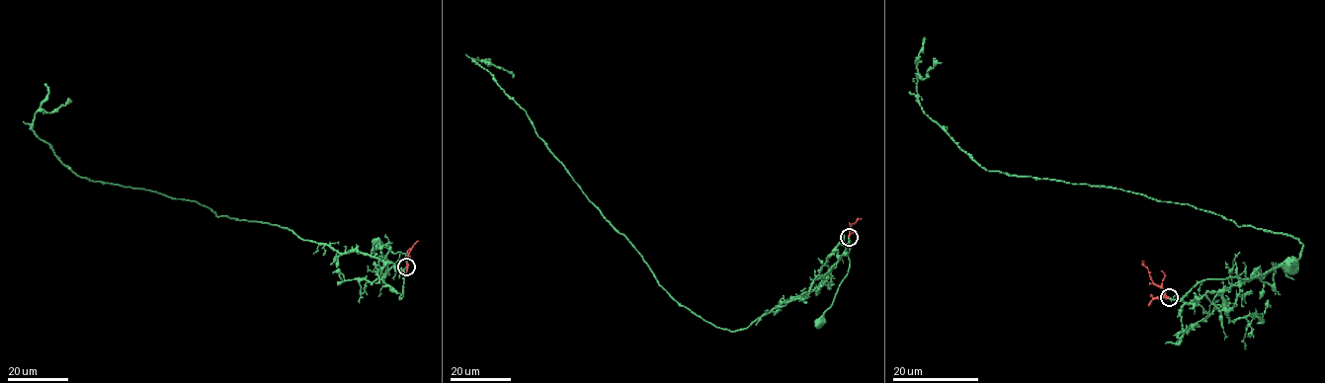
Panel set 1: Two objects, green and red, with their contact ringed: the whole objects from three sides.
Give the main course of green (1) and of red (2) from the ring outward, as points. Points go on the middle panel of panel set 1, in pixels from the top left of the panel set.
1: (849, 237), (850, 267), (832, 304), (819, 322)
2: (849, 237), (851, 225), (861, 218)

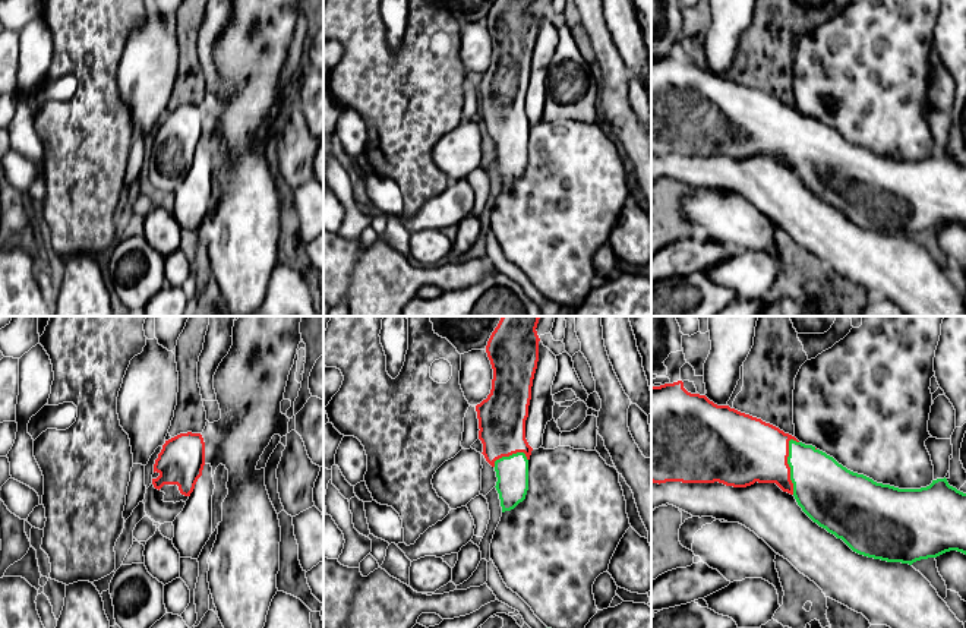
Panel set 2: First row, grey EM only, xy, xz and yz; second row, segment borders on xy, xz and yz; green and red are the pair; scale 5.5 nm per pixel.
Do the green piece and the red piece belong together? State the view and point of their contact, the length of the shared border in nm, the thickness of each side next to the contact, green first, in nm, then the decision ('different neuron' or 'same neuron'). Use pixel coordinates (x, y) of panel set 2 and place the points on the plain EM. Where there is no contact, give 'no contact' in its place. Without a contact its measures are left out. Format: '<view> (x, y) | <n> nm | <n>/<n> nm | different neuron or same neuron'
yz (789, 138) | 320 nm | 340/360 nm | same neuron

